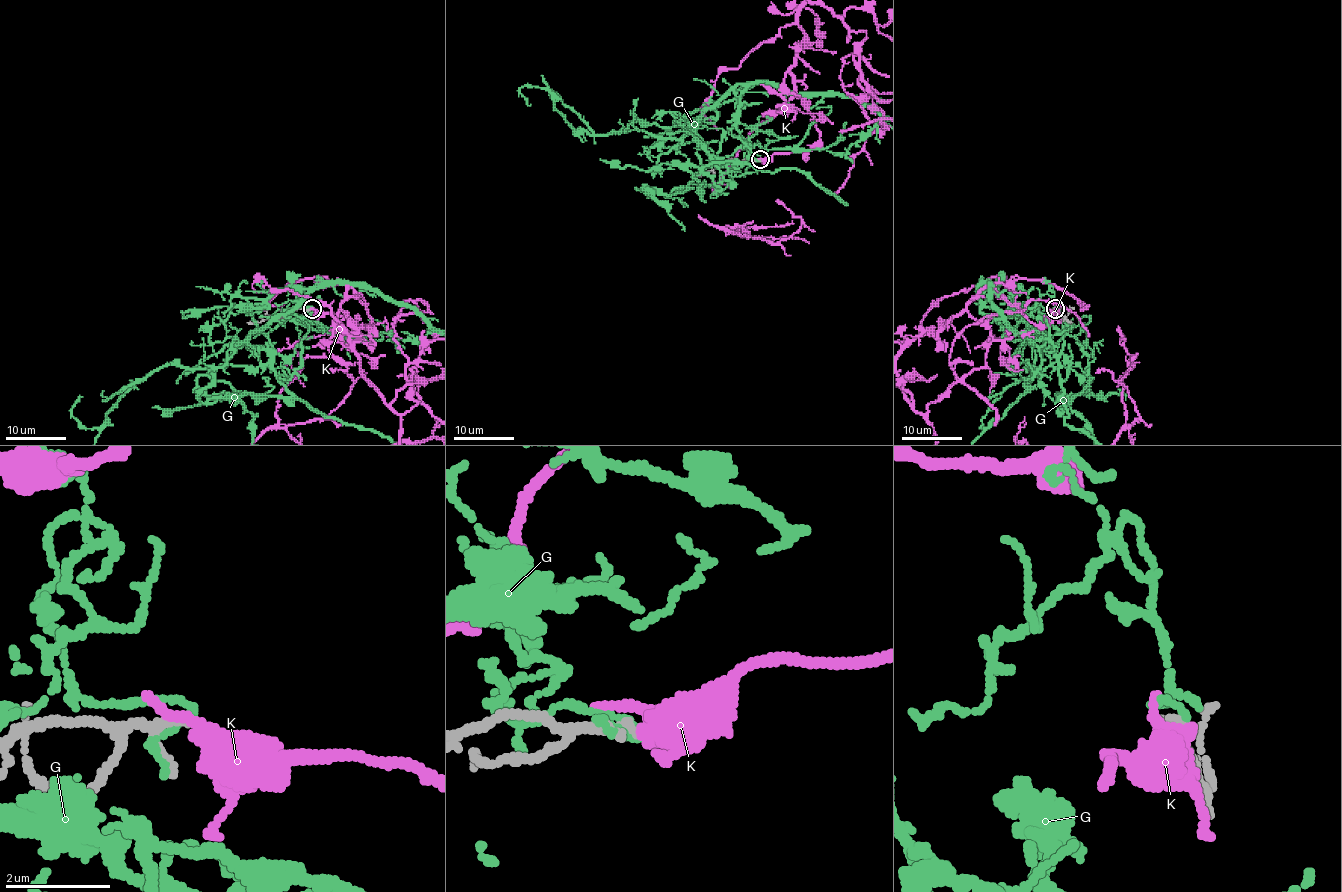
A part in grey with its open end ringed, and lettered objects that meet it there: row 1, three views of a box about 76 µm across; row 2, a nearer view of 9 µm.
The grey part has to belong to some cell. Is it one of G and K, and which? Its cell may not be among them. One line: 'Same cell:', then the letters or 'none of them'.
Same cell: none of them

